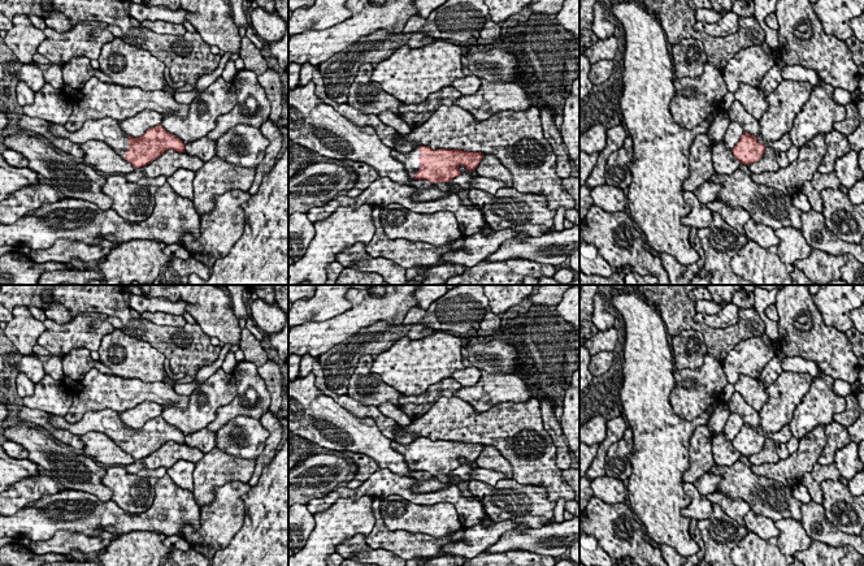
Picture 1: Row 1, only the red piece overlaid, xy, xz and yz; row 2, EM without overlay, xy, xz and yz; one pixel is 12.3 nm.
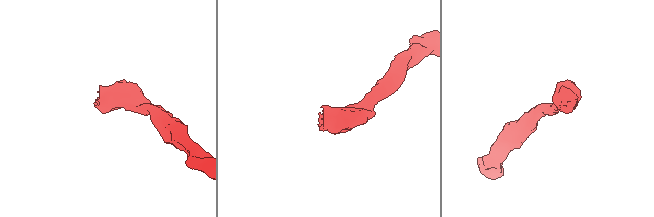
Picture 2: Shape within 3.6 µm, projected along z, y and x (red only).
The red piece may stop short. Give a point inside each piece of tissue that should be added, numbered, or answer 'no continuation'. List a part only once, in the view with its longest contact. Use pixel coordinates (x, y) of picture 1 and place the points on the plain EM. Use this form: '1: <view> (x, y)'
1: xz (411, 453)

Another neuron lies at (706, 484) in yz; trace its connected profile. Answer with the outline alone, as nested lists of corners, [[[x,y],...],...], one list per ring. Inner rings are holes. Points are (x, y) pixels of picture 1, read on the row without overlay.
[[[705,472],[694,483],[694,485],[702,496],[708,496],[716,492],[720,480],[720,476],[713,475],[711,472]]]

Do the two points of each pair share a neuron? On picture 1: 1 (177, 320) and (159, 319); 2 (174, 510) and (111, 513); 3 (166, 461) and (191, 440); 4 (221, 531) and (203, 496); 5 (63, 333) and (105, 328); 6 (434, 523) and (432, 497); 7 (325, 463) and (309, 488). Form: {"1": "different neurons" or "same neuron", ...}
{"1": "same neuron", "2": "same neuron", "3": "different neurons", "4": "different neurons", "5": "same neuron", "6": "different neurons", "7": "same neuron"}

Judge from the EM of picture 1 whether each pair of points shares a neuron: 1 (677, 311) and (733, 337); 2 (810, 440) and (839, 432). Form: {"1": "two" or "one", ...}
{"1": "one", "2": "two"}

